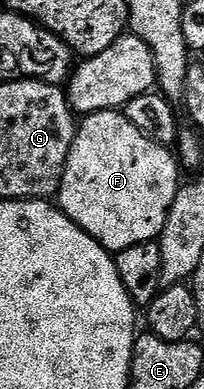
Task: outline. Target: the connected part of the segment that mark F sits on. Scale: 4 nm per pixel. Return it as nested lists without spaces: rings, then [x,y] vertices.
[[[119,110],[99,111],[87,116],[77,126],[76,136],[62,173],[58,206],[64,214],[94,237],[110,253],[119,253],[139,243],[159,240],[168,220],[172,202],[182,186],[182,168],[177,156],[167,147],[159,147],[146,138]]]

